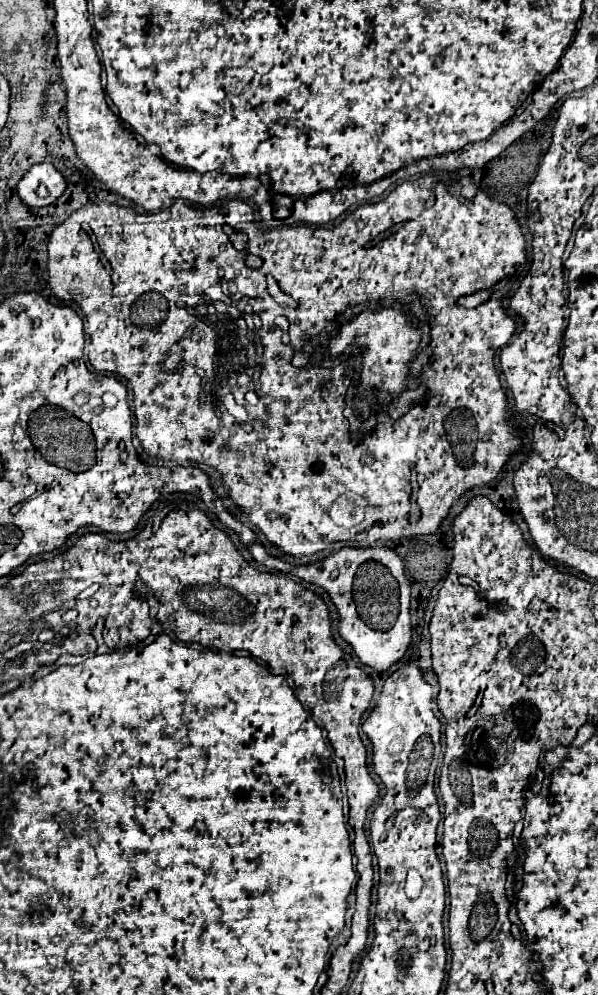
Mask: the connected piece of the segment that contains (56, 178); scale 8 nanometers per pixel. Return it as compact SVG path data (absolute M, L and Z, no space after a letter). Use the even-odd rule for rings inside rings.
M35 163L17 183L19 199L29 207L51 205L63 191L67 183L63 175L51 163Z

